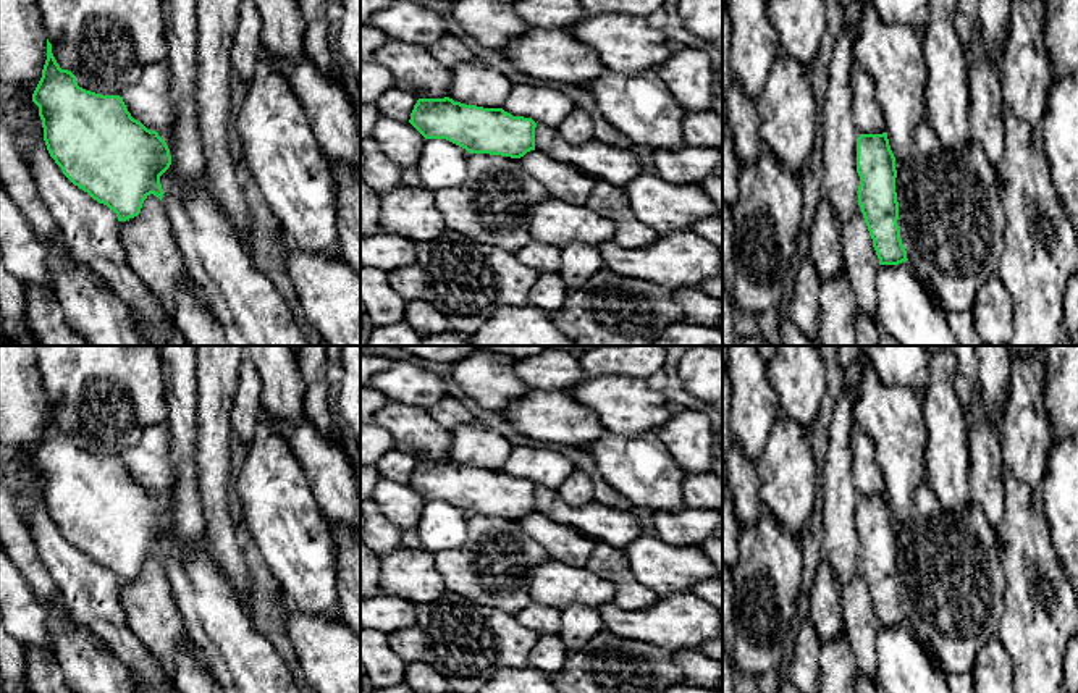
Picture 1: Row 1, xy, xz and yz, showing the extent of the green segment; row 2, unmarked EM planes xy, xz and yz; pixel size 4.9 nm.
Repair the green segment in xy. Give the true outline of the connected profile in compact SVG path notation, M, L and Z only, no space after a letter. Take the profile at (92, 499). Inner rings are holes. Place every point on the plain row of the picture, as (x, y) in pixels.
M48 401L47 422L32 464L39 468L50 519L74 548L113 572L118 583L137 578L150 556L162 562L165 554L160 538L171 527L166 504L157 493L134 481L120 457L102 457L79 449L76 438L57 425Z

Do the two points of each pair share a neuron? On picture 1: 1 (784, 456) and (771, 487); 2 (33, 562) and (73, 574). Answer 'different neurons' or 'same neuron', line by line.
1: same neuron
2: different neurons

